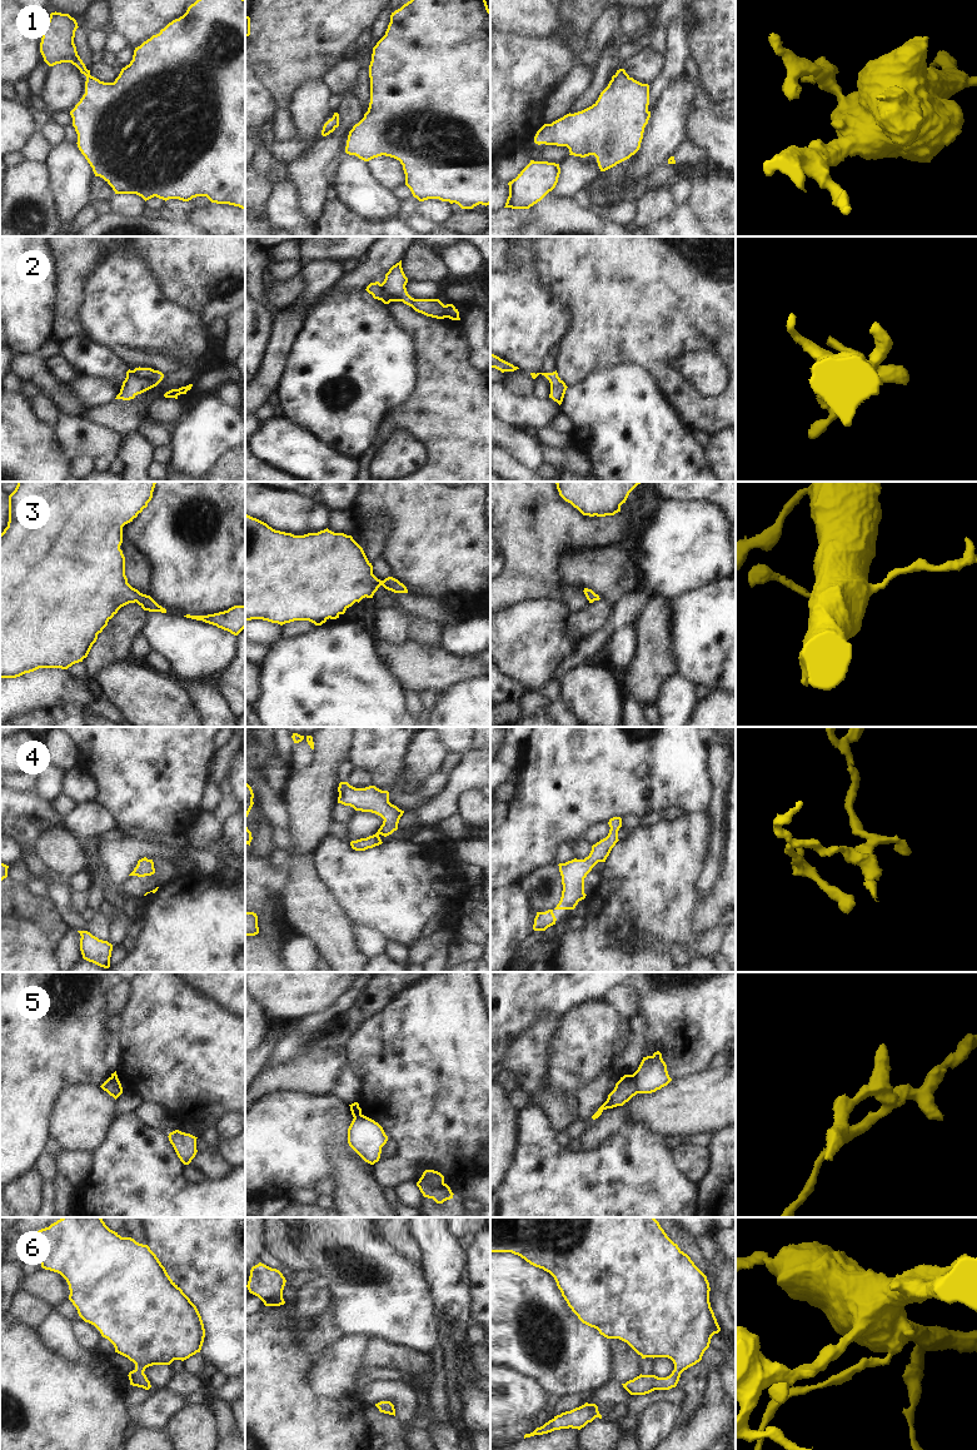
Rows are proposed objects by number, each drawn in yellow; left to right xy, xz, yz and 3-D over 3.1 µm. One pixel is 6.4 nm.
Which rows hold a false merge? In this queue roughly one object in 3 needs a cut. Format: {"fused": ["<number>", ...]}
{"fused": ["2", "5"]}

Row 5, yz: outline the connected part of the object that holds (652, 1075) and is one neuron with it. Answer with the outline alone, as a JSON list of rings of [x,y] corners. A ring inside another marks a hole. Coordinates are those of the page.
[[[659,1051],[643,1057],[638,1070],[633,1073],[637,1093],[652,1093],[667,1086],[672,1078]]]

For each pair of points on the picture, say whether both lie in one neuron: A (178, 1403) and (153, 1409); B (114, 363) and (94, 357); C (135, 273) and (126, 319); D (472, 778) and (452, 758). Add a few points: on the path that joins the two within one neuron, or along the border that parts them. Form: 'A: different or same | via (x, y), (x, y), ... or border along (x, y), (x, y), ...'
A: same | via (172, 1403), (167, 1403), (159, 1409)
B: same | via (109, 363), (99, 362)
C: same | via (126, 284), (126, 308)
D: different | border along (463, 756), (462, 761), (450, 773)

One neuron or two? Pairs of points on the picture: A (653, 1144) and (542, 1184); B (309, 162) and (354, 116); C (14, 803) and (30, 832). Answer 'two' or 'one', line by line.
A: one
B: one
C: one

